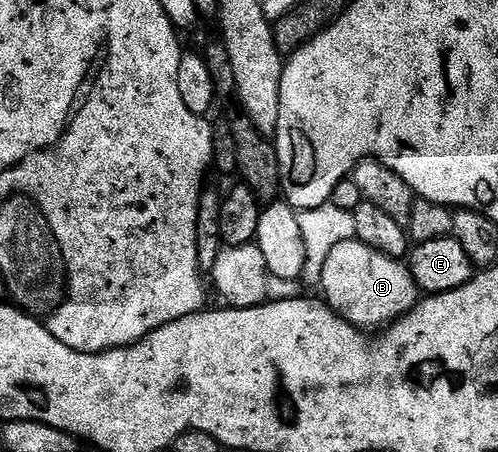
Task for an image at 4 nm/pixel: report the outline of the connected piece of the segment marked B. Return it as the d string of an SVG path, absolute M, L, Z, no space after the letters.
M356 238L342 241L326 257L320 287L323 302L357 329L391 325L418 302L416 282L407 262L386 257L386 253L378 253L378 249L370 249Z

